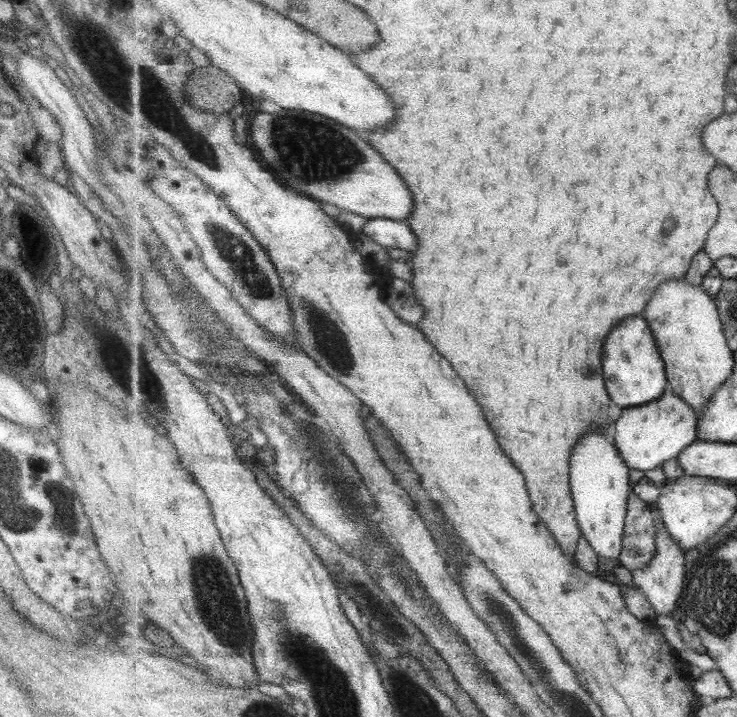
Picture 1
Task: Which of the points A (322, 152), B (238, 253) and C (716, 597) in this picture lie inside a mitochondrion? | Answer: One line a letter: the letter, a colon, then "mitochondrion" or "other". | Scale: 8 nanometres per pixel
A: mitochondrion
B: mitochondrion
C: mitochondrion

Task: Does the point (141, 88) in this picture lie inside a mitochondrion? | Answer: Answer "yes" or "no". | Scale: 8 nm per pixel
yes

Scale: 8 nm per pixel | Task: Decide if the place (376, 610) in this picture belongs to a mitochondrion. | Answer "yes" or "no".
yes

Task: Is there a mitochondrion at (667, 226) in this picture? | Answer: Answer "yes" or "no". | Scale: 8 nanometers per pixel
yes

